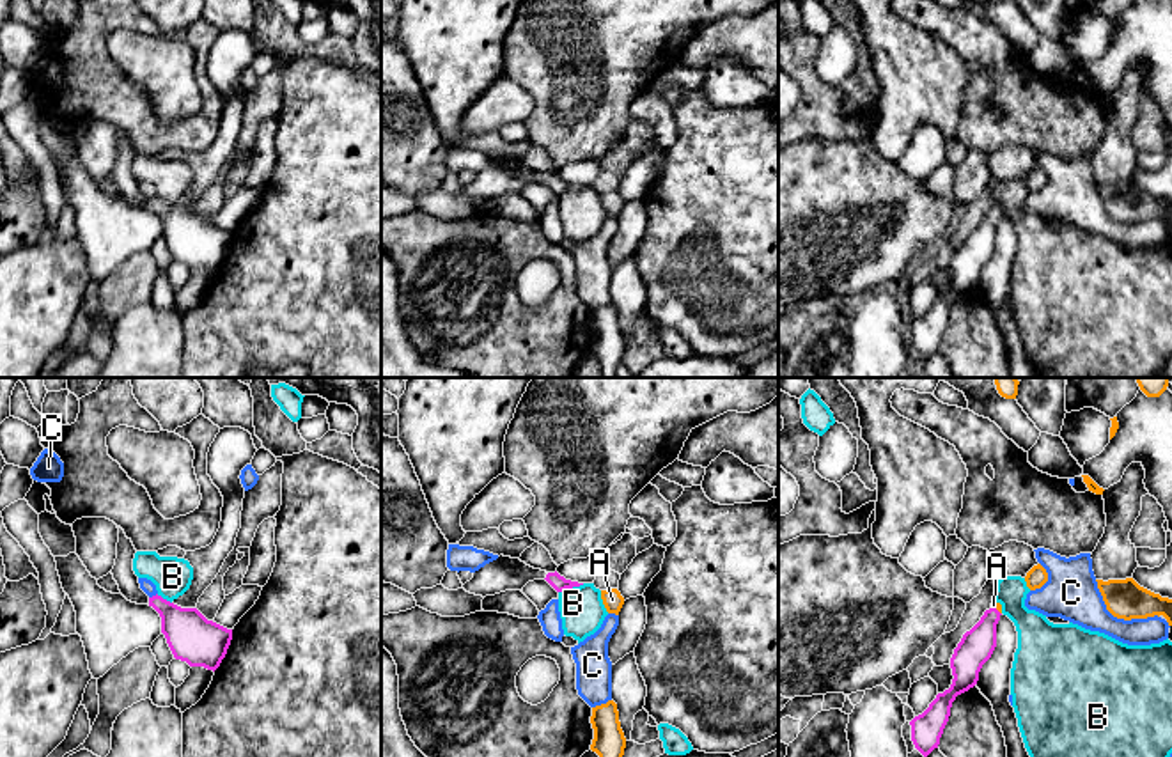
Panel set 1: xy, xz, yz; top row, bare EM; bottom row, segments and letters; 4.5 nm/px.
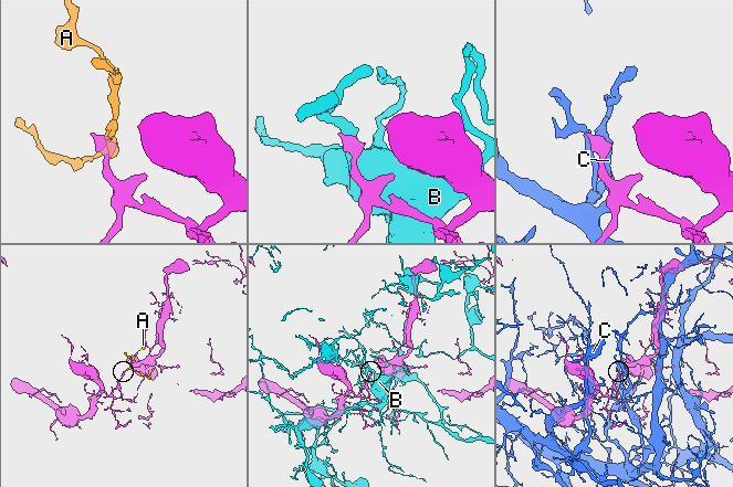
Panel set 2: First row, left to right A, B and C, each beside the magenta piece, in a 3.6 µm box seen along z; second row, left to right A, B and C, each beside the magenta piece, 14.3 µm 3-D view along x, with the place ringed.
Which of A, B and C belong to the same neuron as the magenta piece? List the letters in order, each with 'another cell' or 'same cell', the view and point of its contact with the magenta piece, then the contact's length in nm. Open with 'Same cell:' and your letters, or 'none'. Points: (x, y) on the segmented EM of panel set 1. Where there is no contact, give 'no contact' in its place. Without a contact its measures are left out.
Same cell: A
A: same cell; contact yz (997, 610); length 60 nm
B: another cell; contact xz (571, 587); length 130 nm
C: another cell; contact xy (153, 596); length 50 nm

